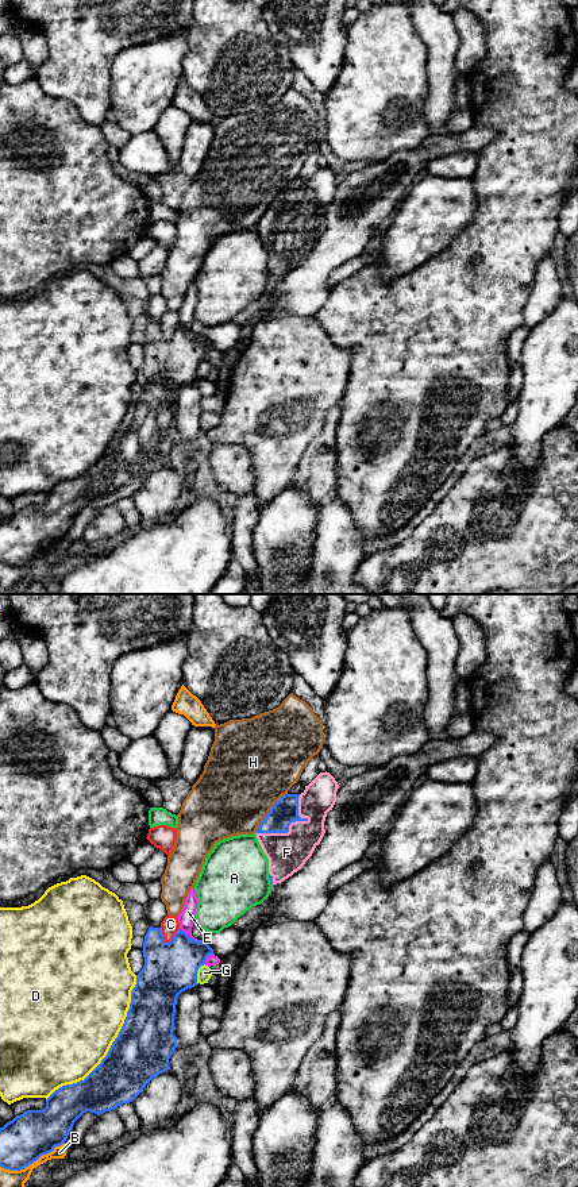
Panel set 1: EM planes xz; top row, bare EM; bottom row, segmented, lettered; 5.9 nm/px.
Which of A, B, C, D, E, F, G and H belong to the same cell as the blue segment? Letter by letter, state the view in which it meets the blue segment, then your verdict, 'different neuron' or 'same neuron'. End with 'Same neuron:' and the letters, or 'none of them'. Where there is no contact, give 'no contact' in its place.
A: contact in xz; different neuron
B: contact in xz; different neuron
C: contact in xz; different neuron
D: contact in xz; different neuron
E: contact in xz; different neuron
F: contact in xz; same neuron
G: contact in xz; different neuron
H: contact in xz; different neuron
Same neuron: F

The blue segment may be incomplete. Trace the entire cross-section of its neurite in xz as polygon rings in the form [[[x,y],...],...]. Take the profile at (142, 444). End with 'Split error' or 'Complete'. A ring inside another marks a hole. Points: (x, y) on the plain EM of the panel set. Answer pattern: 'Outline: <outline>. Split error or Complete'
Outline: [[[150,321],[143,336],[144,361],[136,370],[124,419],[107,451],[84,474],[55,485],[42,505],[27,505],[0,523],[0,562],[20,566],[41,551],[65,539],[74,517],[86,506],[97,510],[132,497],[146,479],[169,465],[169,454],[177,443],[174,411],[178,390],[197,381],[197,366],[213,344],[203,335],[190,334],[181,324],[166,338],[161,323]]]. Complete

